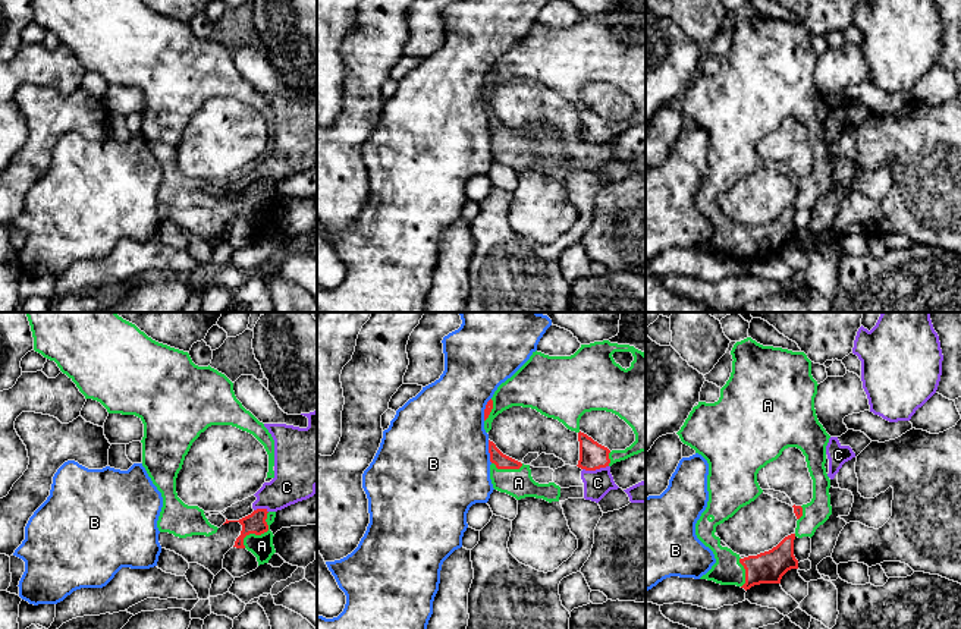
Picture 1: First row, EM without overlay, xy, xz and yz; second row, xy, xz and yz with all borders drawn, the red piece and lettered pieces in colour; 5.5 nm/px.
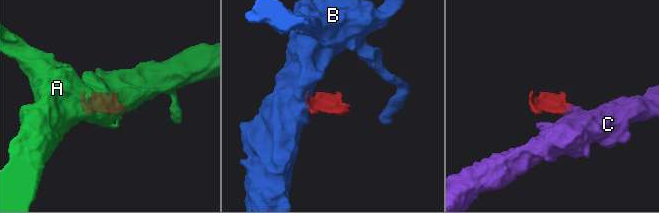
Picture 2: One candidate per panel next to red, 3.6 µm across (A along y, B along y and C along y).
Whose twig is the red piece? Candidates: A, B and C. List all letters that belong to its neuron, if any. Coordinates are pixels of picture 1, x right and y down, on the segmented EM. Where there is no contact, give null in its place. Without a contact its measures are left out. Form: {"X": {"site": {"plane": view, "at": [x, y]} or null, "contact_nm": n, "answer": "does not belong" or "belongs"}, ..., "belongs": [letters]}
{"A": {"site": {"plane": "xy", "at": [260, 534]}, "contact_nm": 240, "answer": "belongs"}, "B": {"site": {"plane": "xz", "at": [489, 452]}, "contact_nm": 130, "answer": "does not belong"}, "C": {"site": {"plane": "xz", "at": [594, 469]}, "contact_nm": 150, "answer": "does not belong"}, "belongs": ["A"]}

